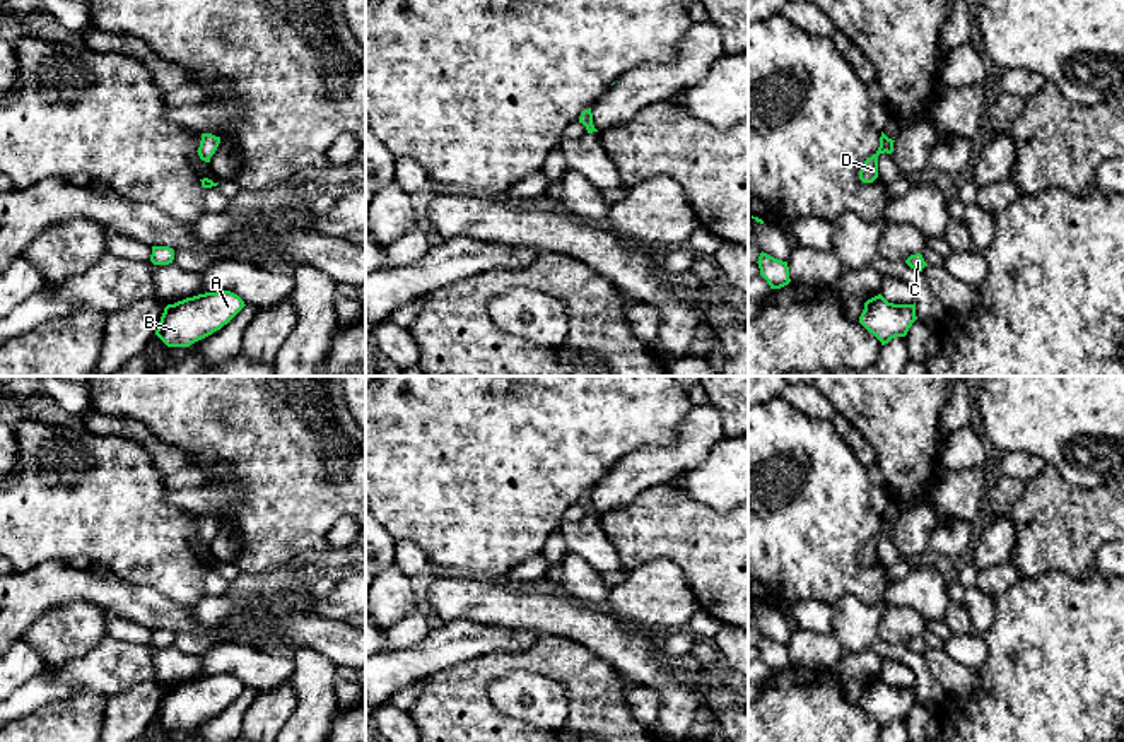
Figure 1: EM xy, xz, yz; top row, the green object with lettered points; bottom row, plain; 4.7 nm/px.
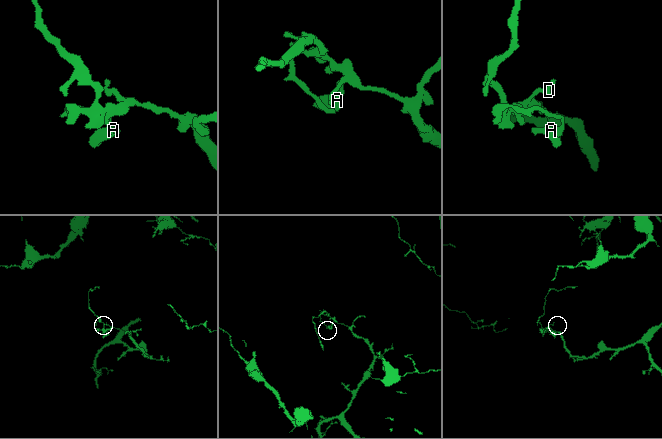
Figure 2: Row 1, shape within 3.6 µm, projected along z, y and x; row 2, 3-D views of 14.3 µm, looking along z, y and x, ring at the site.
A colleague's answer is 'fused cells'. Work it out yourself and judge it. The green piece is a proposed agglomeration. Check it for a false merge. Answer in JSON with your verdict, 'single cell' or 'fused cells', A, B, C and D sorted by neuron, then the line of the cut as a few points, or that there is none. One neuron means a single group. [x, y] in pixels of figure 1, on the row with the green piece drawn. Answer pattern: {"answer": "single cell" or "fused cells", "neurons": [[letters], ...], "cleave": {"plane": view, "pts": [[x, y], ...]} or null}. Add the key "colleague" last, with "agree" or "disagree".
{"answer": "single cell", "neurons": [["A", "B", "C", "D"]], "cleave": null, "colleague": "disagree"}

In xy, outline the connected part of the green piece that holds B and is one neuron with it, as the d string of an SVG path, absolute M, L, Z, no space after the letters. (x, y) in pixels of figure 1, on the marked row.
M231 291L205 292L167 304L155 335L167 347L190 347L227 325L244 301Z

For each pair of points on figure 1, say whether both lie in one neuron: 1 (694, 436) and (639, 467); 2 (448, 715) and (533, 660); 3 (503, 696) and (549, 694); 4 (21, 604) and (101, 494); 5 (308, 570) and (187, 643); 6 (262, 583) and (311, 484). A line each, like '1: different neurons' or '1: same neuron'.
1: same neuron
2: same neuron
3: same neuron
4: different neurons
5: same neuron
6: different neurons

